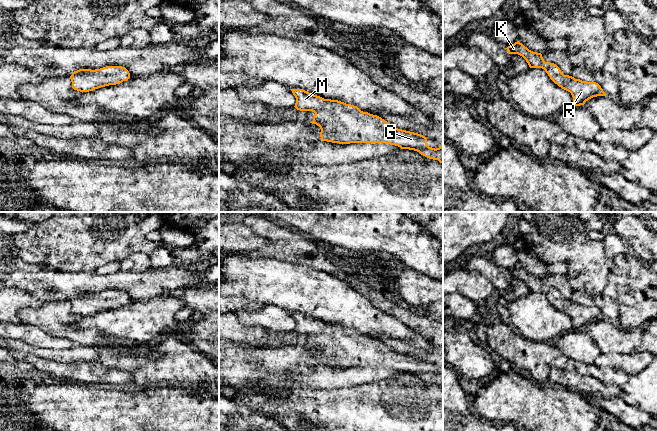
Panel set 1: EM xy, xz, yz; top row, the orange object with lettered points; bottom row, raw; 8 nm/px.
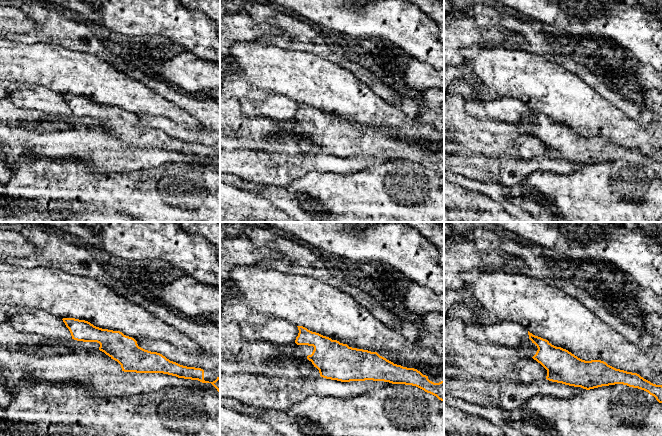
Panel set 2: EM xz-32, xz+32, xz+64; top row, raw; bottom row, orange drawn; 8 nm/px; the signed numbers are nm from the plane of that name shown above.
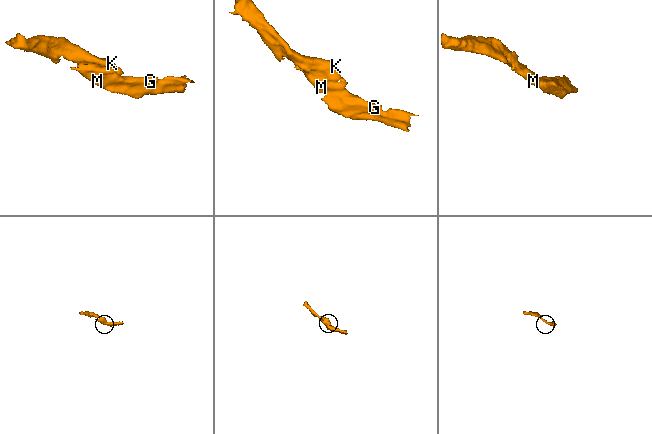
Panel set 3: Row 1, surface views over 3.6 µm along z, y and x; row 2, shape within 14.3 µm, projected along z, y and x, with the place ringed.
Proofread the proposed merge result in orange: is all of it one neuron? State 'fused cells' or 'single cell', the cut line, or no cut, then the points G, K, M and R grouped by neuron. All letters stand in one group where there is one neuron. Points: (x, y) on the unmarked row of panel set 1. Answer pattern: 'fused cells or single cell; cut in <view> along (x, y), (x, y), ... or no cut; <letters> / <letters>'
single cell; no cut; G K M R

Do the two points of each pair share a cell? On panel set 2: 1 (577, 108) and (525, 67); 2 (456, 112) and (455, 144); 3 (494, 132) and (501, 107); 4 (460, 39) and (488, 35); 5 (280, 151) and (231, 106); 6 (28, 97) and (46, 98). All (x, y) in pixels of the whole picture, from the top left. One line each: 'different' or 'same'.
1: same
2: same
3: different
4: same
5: same
6: same

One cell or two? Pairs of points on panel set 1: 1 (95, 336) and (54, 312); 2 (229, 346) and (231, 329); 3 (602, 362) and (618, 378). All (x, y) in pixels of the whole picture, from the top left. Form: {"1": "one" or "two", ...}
{"1": "one", "2": "one", "3": "two"}

